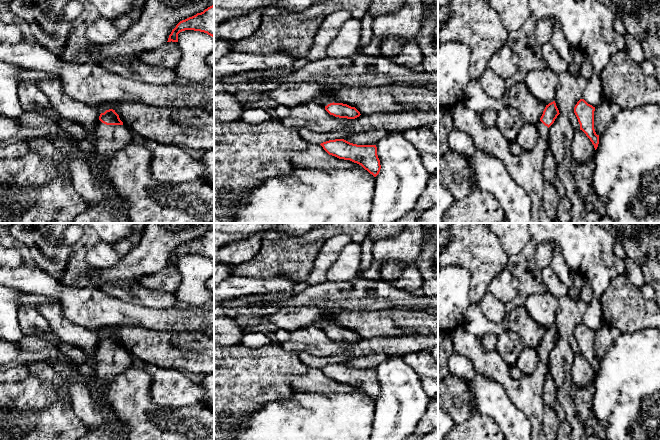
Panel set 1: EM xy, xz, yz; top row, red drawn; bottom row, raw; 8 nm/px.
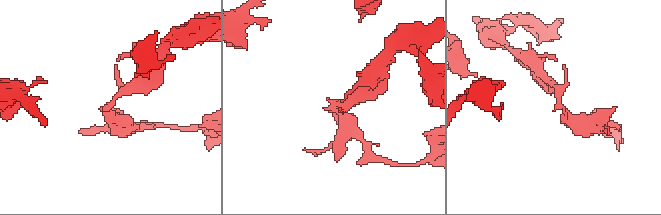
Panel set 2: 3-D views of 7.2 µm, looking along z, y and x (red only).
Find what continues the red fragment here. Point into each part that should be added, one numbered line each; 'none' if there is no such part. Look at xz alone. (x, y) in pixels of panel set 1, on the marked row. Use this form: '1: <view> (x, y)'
1: xz (325, 100)

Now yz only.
1: yz (526, 169)

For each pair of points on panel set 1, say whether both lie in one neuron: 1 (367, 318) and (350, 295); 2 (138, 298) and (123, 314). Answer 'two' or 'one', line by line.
1: two
2: two

